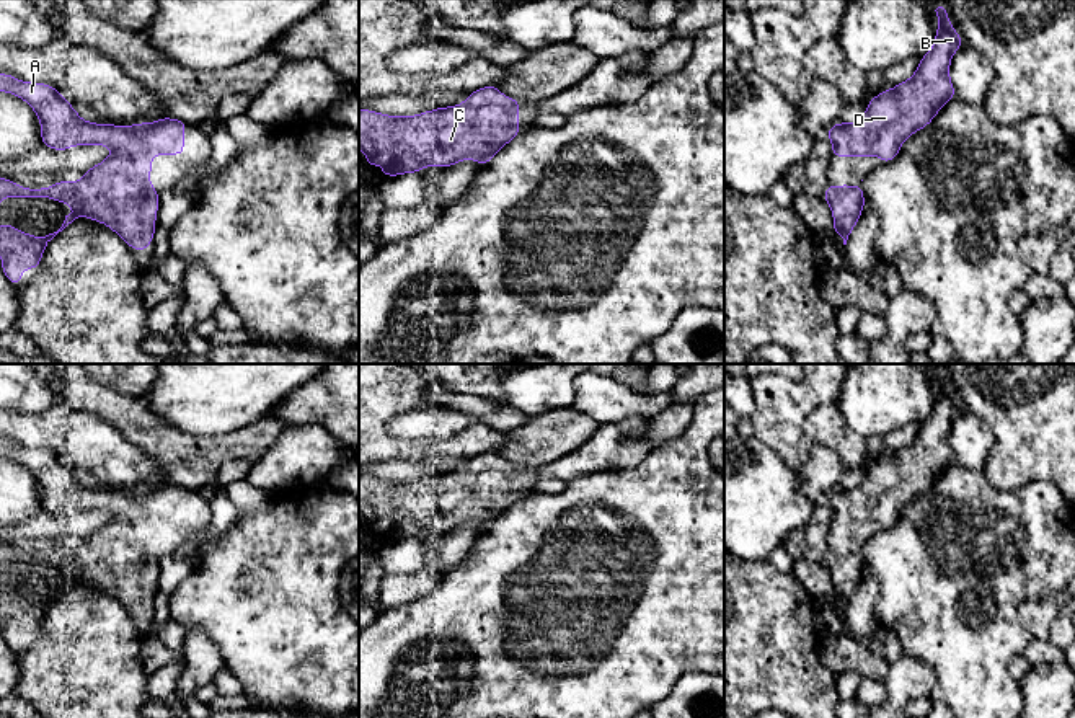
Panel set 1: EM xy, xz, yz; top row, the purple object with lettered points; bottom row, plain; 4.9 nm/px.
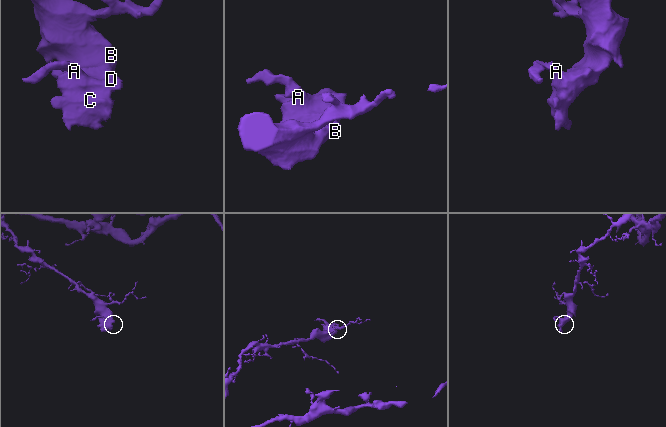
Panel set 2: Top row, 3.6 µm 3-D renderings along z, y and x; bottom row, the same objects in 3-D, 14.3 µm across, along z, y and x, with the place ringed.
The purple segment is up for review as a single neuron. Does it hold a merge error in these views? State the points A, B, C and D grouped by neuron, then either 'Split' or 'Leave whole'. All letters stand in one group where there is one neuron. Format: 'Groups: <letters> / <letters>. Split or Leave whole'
Groups: A B C D. Leave whole

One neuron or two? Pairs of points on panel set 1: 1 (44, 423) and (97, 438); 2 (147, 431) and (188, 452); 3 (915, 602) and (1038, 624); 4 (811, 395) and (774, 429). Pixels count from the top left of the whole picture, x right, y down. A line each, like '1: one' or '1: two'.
1: one
2: one
3: two
4: one

